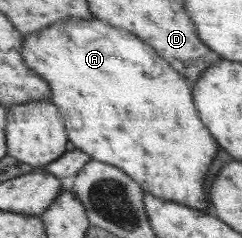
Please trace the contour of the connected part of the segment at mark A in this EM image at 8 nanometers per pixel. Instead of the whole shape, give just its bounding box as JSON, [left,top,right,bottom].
[23,18,217,212]

